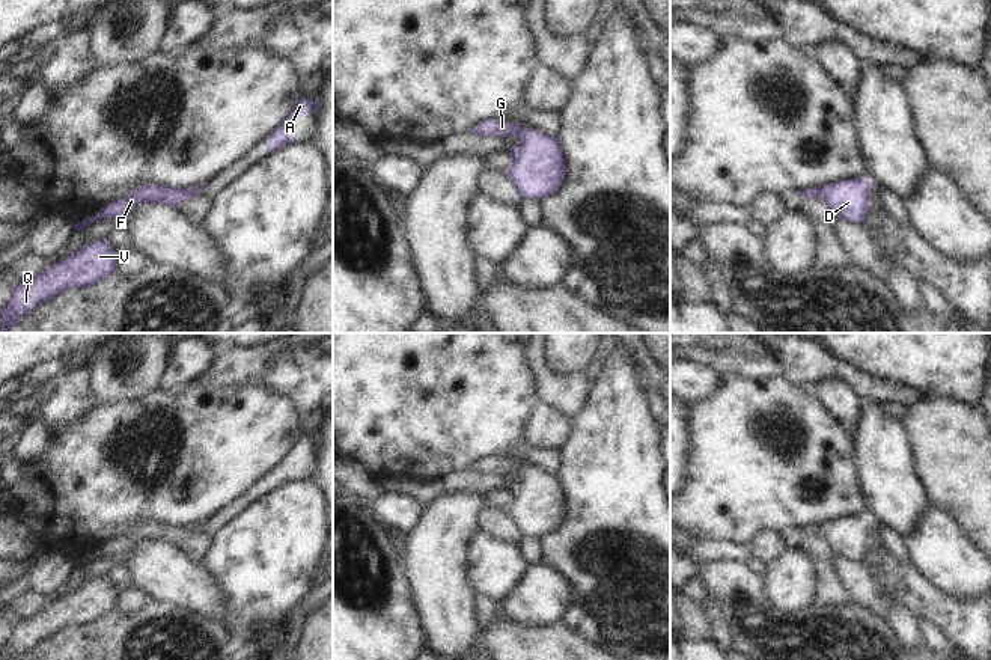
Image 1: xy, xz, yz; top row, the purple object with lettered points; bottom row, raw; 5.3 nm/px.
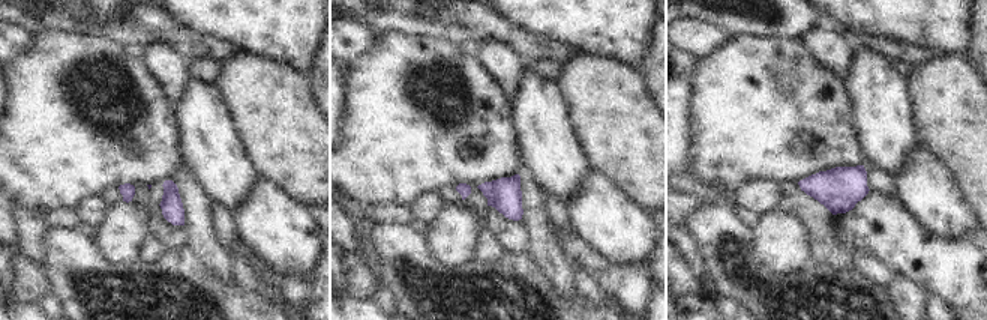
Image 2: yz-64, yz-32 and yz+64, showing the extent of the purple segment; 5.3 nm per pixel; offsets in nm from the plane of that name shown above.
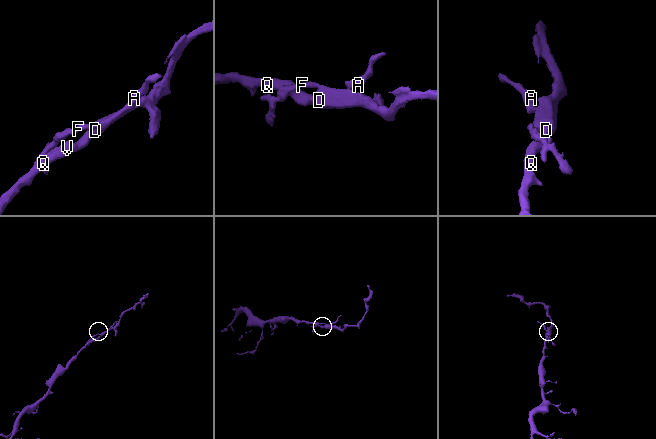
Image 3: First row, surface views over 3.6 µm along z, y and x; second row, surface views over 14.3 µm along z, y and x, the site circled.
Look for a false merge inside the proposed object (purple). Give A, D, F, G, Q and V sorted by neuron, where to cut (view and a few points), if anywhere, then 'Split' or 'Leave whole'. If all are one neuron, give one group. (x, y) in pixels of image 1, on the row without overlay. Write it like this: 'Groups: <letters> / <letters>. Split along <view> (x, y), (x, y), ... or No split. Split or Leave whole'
Groups: A D F G Q V. No split. Leave whole

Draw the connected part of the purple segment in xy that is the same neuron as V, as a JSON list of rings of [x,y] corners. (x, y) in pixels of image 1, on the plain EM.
[[[105,579],[87,580],[81,588],[51,601],[38,613],[20,619],[0,646],[0,660],[18,660],[38,642],[68,625],[87,625],[114,610],[117,589]]]

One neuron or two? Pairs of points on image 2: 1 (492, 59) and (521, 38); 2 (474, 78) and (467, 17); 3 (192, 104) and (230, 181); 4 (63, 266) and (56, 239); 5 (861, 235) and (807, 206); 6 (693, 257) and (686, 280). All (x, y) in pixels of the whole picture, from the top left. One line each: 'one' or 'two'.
1: two
2: two
3: one
4: one
5: two
6: two

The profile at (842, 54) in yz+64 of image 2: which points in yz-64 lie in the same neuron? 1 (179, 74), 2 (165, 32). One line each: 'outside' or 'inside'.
1: inside
2: outside

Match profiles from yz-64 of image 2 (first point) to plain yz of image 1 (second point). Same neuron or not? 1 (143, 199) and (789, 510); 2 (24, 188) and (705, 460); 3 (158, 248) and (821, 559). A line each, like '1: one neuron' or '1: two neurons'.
1: two neurons
2: one neuron
3: one neuron

